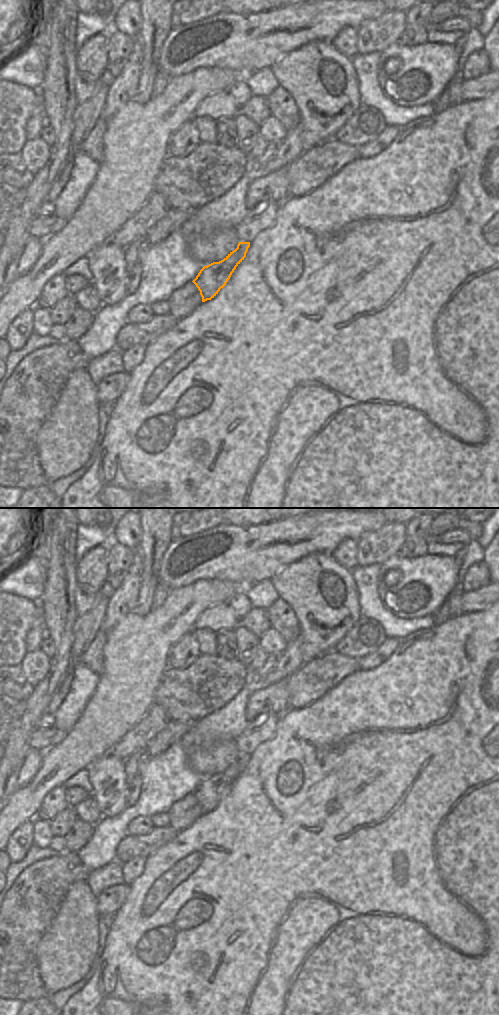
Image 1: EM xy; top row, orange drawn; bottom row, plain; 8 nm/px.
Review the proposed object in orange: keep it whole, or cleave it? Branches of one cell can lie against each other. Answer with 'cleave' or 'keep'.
cleave

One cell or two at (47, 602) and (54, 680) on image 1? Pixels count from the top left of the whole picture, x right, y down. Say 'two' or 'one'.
one

